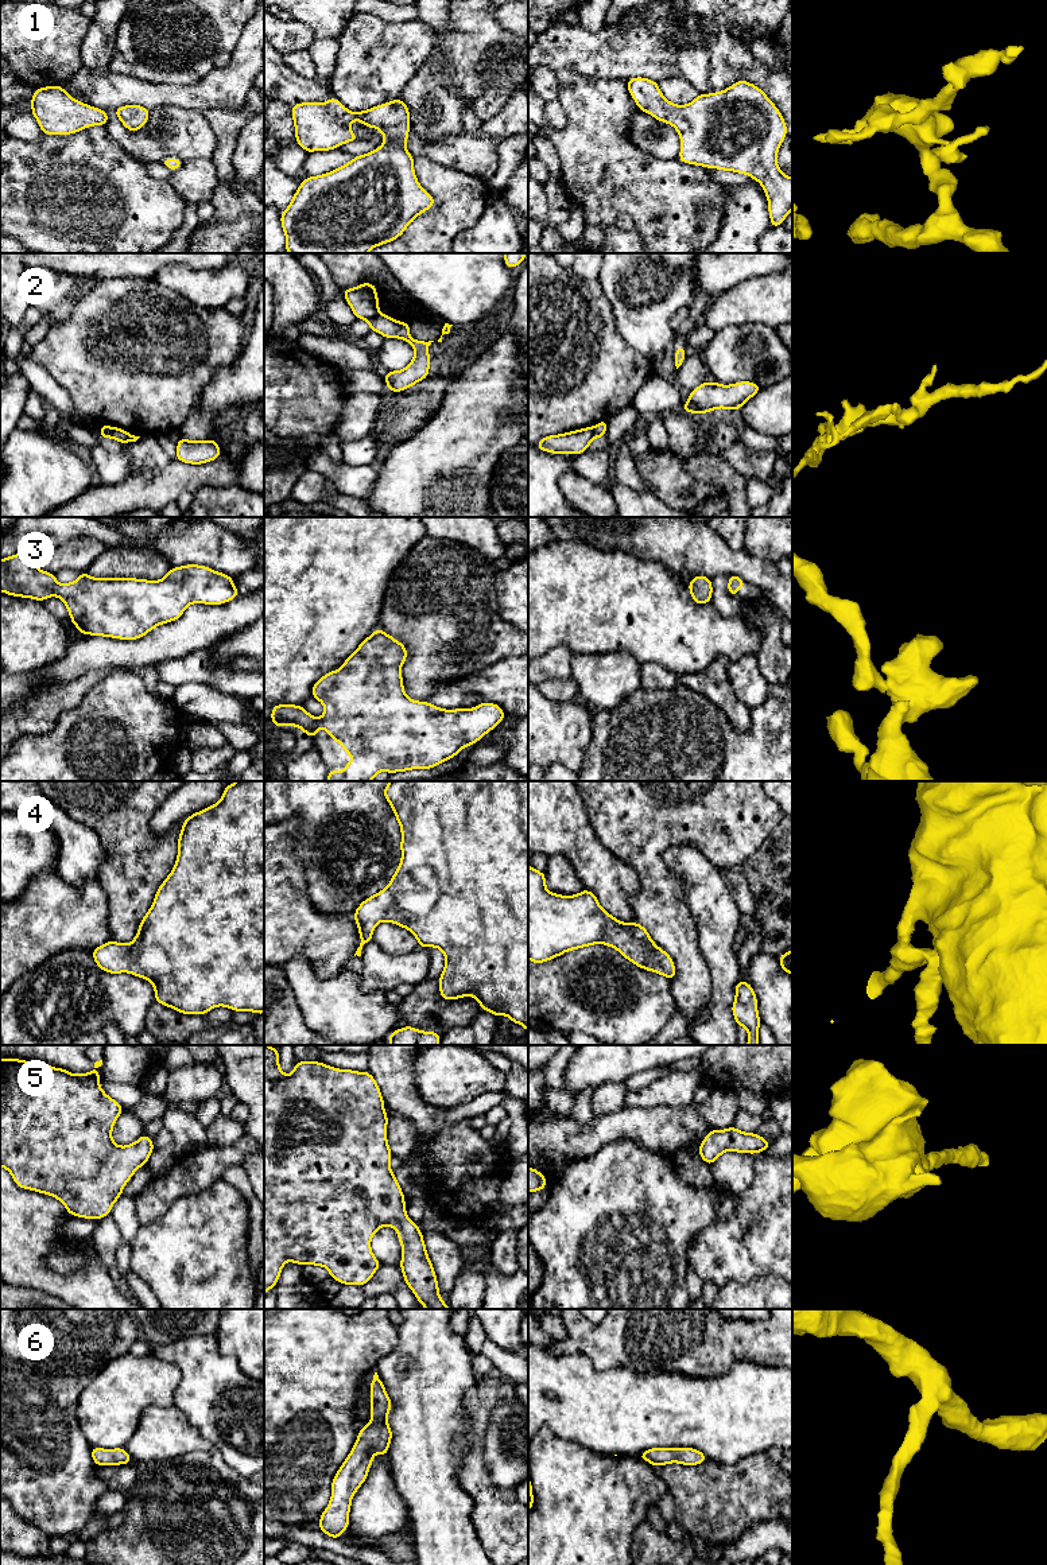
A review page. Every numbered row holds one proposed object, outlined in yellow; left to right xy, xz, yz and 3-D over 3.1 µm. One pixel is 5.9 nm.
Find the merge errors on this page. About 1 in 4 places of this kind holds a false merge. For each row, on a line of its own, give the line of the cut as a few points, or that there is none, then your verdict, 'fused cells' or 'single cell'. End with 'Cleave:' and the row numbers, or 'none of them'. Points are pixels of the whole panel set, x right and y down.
1: no cut | single cell
2: xz (379, 313), (368, 321) | fused cells
3: no cut | single cell
4: no cut | single cell
5: no cut | single cell
6: no cut | single cell
Cleave: 2

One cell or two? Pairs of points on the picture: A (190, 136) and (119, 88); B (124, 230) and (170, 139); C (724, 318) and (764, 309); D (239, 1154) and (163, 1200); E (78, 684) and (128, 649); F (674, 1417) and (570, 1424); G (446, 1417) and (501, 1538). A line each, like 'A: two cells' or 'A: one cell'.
A: two cells
B: two cells
C: one cell
D: one cell
E: two cells
F: one cell
G: two cells

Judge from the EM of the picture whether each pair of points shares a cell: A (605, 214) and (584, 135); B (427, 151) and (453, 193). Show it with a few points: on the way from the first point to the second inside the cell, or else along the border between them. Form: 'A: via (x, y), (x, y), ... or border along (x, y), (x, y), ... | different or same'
A: via (603, 194), (603, 190), (596, 183), (596, 155) | same
B: border along (415, 156), (423, 156), (456, 170) | different

